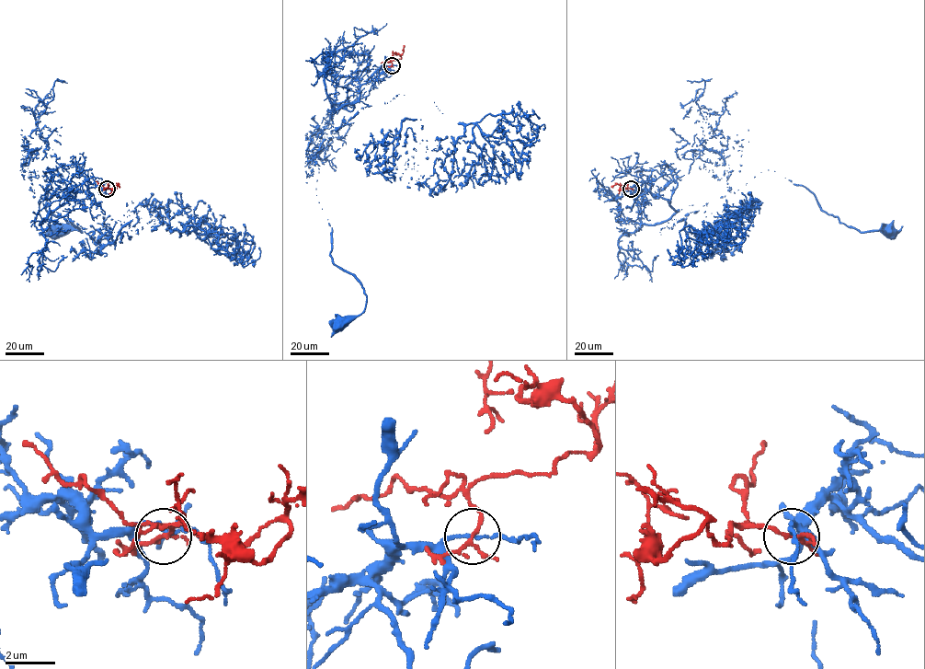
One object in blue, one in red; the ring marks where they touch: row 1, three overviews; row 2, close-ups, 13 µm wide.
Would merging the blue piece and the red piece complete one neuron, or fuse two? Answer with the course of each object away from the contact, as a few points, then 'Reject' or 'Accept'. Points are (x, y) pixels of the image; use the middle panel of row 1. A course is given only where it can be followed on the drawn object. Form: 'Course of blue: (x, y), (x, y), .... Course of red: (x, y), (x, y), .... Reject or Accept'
Course of blue: (392, 64), (360, 86), (351, 111), (328, 110), (332, 136), (313, 159), (332, 261), (367, 297), (337, 325). Course of red: (391, 64), (393, 61), (402, 57), (393, 51). Reject

